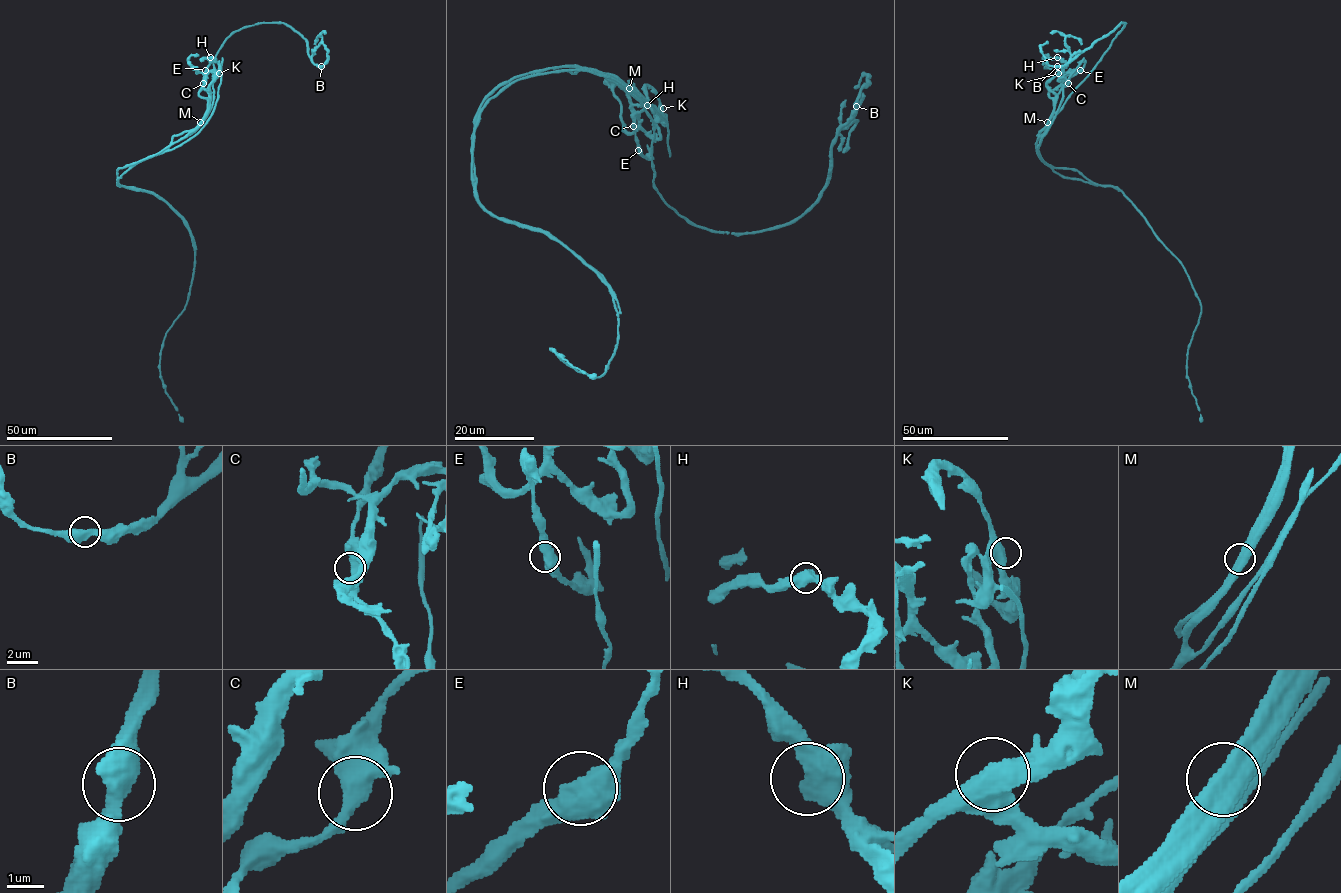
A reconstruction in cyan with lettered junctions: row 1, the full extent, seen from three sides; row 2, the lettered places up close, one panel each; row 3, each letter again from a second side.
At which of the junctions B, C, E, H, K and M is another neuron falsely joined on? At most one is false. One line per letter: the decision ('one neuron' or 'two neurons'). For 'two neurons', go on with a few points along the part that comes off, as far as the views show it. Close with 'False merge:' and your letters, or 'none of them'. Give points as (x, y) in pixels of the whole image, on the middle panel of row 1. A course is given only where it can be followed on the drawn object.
B: one neuron
C: one neuron
E: one neuron
H: one neuron
K: one neuron
M: two neurons; foreign part runs (629, 88), (587, 68), (522, 77), (480, 113), (471, 159), (485, 210), (565, 245), (602, 276), (621, 313)
False merge: M

